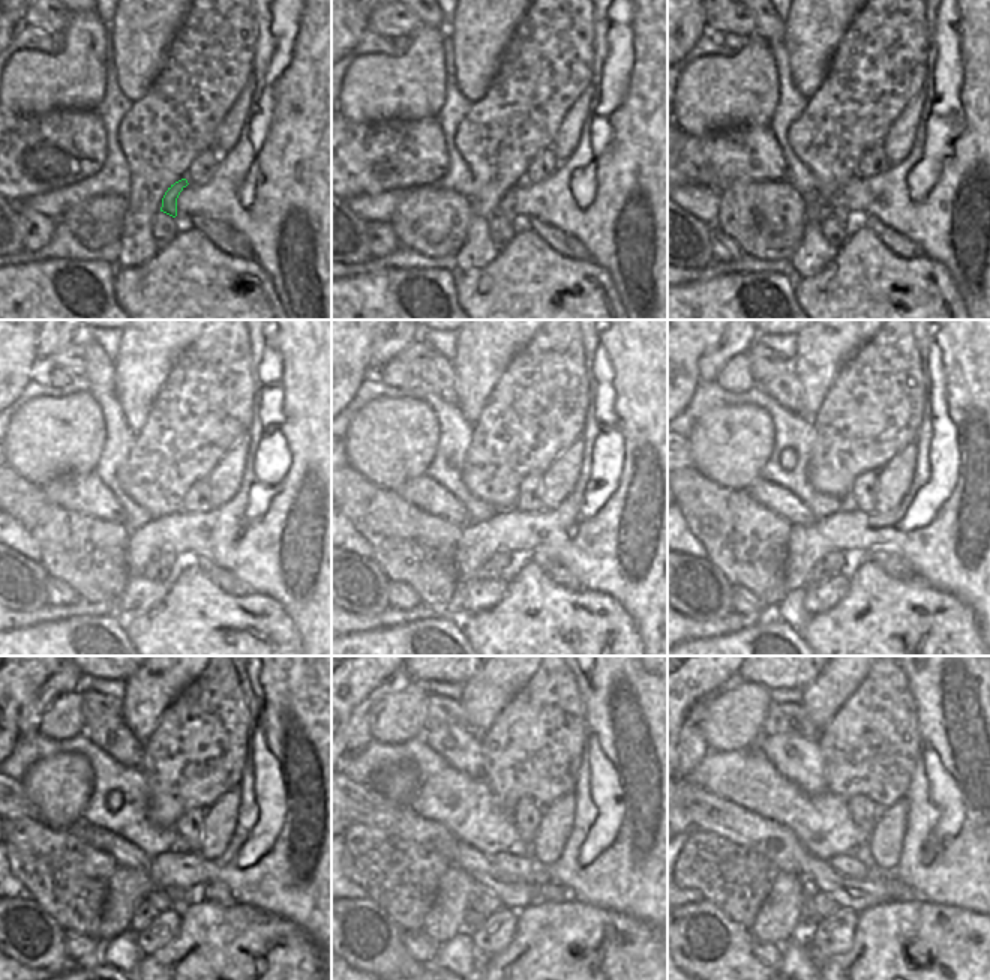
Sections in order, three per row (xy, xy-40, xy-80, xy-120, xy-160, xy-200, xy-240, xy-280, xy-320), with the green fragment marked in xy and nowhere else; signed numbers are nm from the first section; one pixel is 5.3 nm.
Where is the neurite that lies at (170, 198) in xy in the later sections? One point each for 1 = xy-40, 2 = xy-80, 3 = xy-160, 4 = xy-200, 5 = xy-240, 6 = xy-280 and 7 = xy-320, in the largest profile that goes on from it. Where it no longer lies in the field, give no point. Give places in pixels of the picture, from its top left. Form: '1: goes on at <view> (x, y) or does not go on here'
1: goes on at xy-40 (506, 204)
2: goes on at xy-80 (837, 209)
3: goes on at xy-160 (500, 559)
4: goes on at xy-200 (836, 562)
5: goes on at xy-240 (161, 899)
6: goes on at xy-280 (491, 904)
7: goes on at xy-320 (824, 905)

